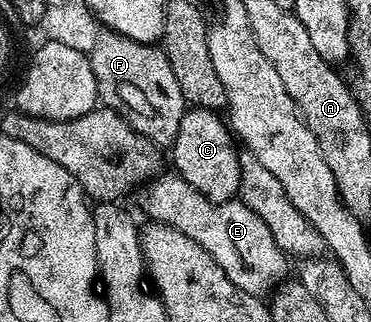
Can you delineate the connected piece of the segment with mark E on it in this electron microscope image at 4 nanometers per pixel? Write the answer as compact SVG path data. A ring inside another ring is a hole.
M165 176L154 177L140 190L140 193L142 192L141 205L145 208L150 222L170 225L175 231L195 239L195 243L202 245L215 259L215 263L219 263L219 267L223 267L227 279L231 279L231 283L235 283L235 287L247 291L252 297L264 298L266 294L286 280L285 261L287 262L287 254L277 246L271 231L267 231L267 225L263 223L263 219L259 219L259 215L255 215L255 211L251 211L251 207L247 207L240 199L216 205L214 201L207 199L199 191L195 191L195 187L191 187L191 183L187 183L181 177Z

